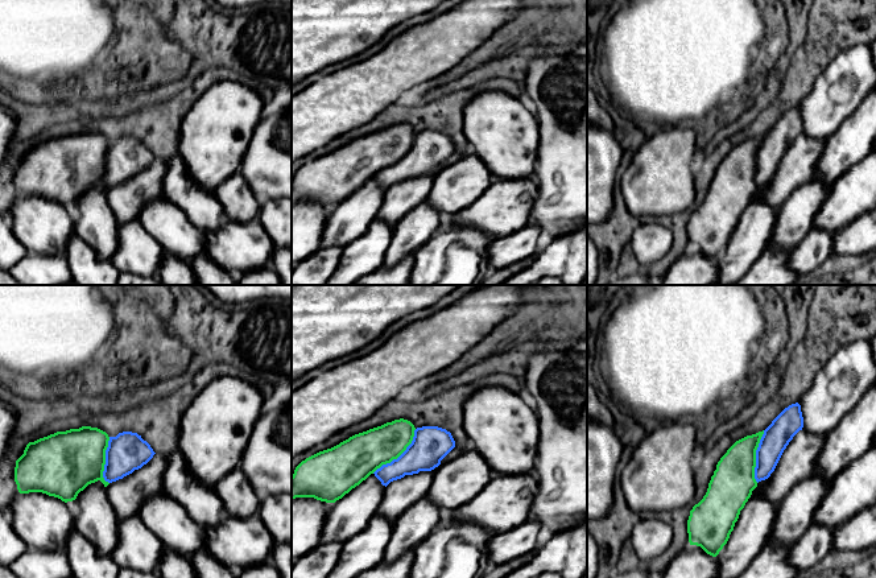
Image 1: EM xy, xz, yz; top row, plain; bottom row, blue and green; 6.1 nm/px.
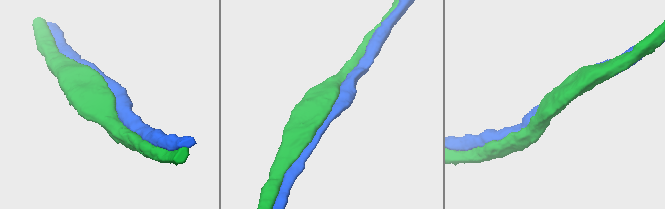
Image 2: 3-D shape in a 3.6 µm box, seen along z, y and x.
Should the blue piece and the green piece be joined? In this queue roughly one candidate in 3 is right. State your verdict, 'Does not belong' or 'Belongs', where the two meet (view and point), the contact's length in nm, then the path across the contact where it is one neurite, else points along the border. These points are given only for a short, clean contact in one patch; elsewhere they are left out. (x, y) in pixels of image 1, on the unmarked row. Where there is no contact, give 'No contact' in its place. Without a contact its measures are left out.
Does not belong. Touches blue at xz (400, 160). Shared border 380 nm

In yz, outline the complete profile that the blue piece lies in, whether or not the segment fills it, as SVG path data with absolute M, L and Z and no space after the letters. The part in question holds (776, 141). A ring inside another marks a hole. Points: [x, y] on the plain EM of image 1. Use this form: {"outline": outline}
{"outline": "M796 107L785 112L764 135L756 154L755 183L757 187L770 181L784 154L802 132L801 110Z"}

